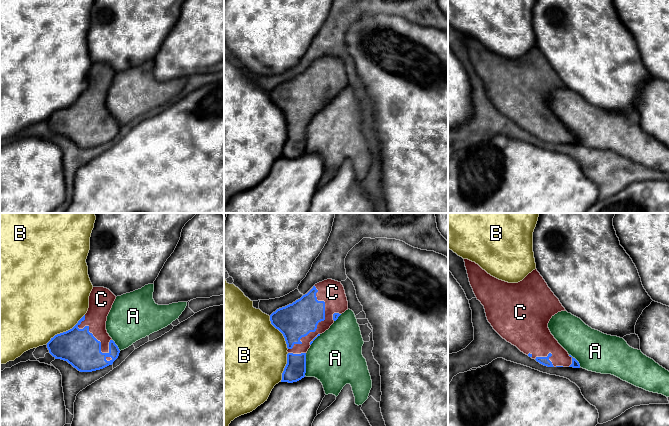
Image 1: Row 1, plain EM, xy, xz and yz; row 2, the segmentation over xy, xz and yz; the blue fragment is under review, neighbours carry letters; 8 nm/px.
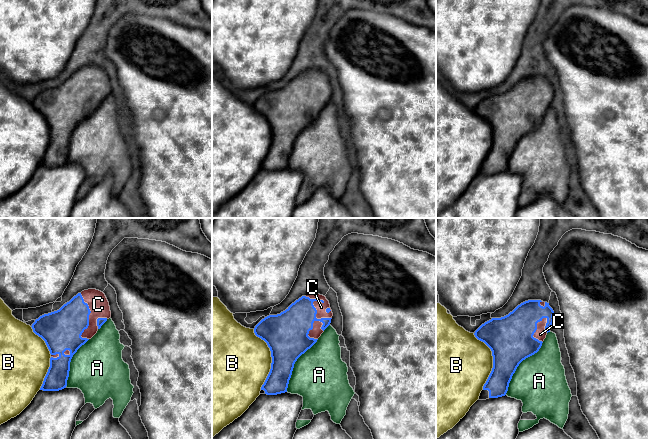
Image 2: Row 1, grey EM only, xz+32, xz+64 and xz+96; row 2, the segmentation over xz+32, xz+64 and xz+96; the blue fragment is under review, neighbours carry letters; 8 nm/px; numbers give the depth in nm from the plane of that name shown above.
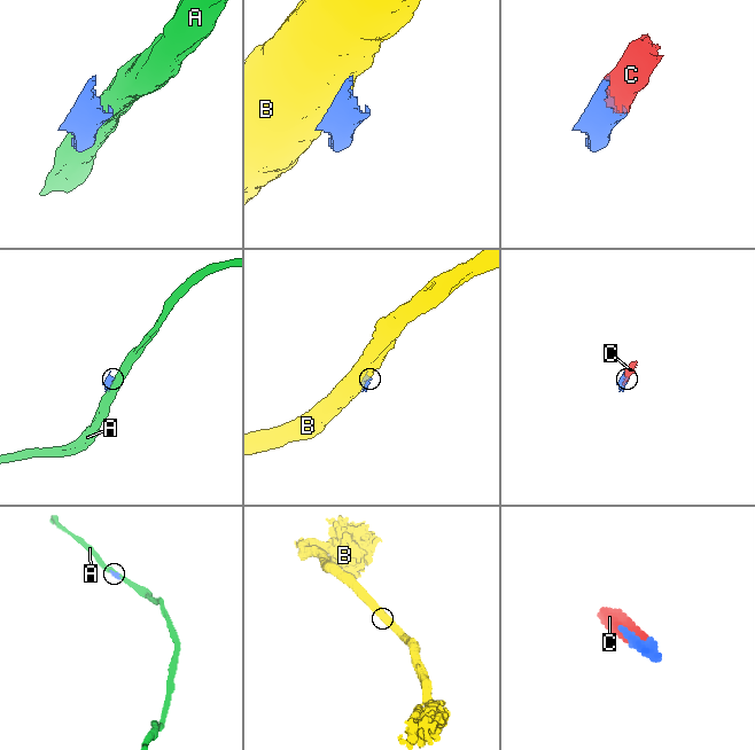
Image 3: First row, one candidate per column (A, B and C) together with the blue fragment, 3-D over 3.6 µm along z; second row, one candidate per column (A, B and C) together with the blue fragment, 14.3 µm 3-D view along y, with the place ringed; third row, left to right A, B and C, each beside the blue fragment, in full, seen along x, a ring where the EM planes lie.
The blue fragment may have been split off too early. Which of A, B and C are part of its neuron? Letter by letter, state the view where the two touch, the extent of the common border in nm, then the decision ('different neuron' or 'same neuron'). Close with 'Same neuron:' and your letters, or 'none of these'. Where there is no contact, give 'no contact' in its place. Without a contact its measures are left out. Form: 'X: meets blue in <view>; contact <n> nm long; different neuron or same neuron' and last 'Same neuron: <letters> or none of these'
A: meets blue in xz; contact 180 nm long; different neuron
B: meets blue in xy; contact 400 nm long; different neuron
C: meets blue in xz; contact 550 nm long; same neuron
Same neuron: C

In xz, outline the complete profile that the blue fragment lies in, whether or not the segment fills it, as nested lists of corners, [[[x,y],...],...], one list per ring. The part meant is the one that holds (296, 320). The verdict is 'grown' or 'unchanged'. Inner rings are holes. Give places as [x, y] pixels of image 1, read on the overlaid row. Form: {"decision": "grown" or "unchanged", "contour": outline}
{"decision": "grown", "contour": [[[327,279],[315,284],[300,299],[277,309],[270,315],[271,324],[283,334],[288,348],[287,364],[281,382],[293,383],[305,377],[306,353],[311,344],[346,310],[348,310],[348,301],[343,285],[341,282]]]}

